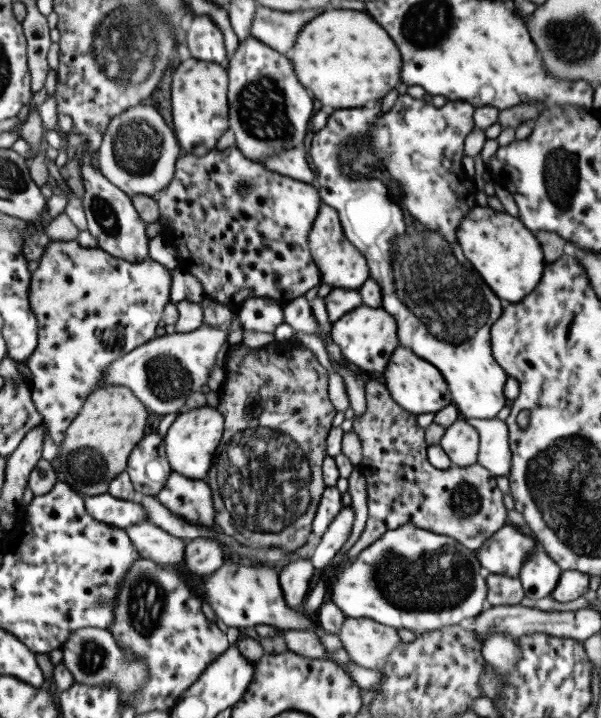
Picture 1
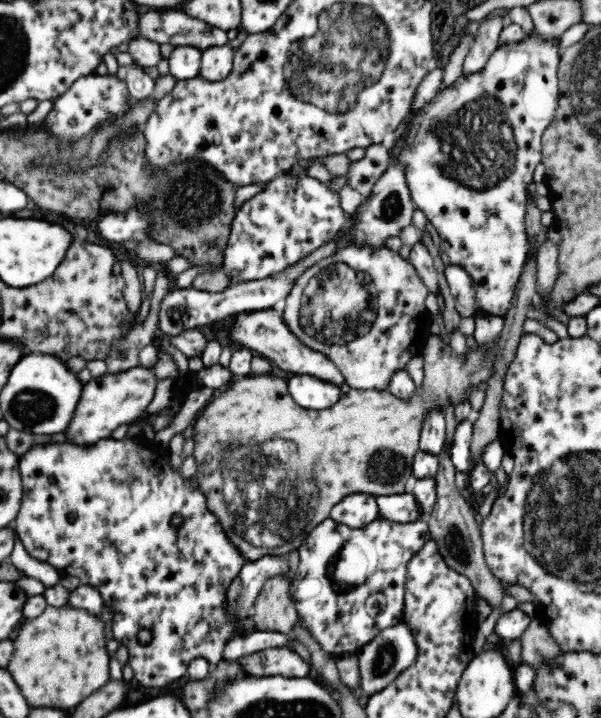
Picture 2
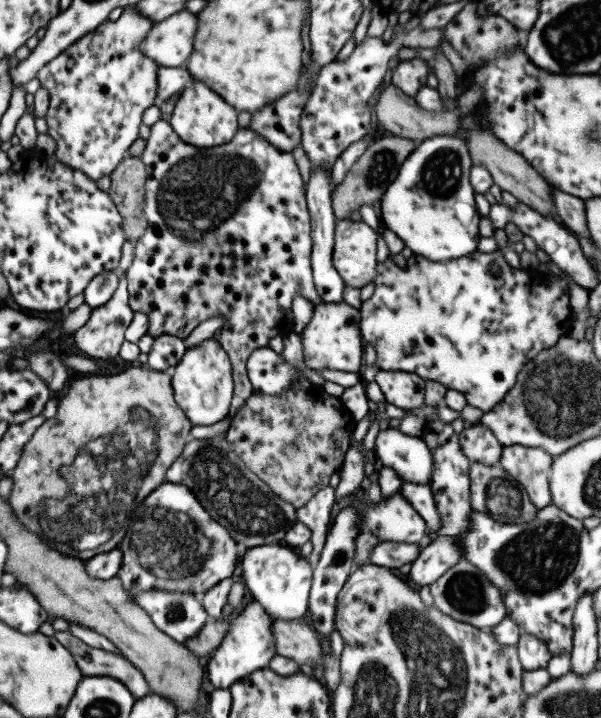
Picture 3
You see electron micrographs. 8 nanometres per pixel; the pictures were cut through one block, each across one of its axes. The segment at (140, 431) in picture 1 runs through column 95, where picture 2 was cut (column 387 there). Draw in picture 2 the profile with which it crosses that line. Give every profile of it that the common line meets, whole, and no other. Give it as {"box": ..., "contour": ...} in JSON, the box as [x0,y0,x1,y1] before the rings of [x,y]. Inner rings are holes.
{"box":[188,333,498,561],"contour":[[[432,333],[425,343],[424,350],[422,352],[424,366],[424,377],[422,382],[415,386],[413,393],[407,399],[400,399],[400,397],[392,394],[389,389],[356,389],[351,388],[348,392],[341,396],[341,399],[333,404],[330,408],[324,408],[324,410],[312,410],[302,408],[296,404],[294,397],[290,395],[288,390],[288,380],[282,380],[282,374],[277,376],[270,376],[266,374],[251,375],[239,377],[234,379],[228,386],[214,395],[214,397],[207,403],[207,405],[198,413],[195,420],[192,422],[188,431],[194,433],[195,448],[194,457],[196,457],[196,463],[198,463],[198,482],[202,488],[204,495],[207,499],[208,509],[212,510],[218,519],[222,522],[224,529],[230,539],[234,541],[237,548],[246,556],[248,561],[259,560],[268,554],[273,556],[286,556],[291,551],[296,551],[302,543],[304,538],[312,533],[312,530],[320,525],[324,520],[330,518],[332,507],[339,504],[342,499],[351,496],[352,494],[365,493],[374,496],[388,496],[392,494],[402,494],[407,492],[407,488],[410,488],[412,471],[411,466],[413,458],[419,451],[419,438],[422,428],[424,428],[424,418],[428,414],[432,414],[434,410],[439,410],[442,414],[446,414],[452,408],[456,408],[458,404],[462,402],[469,402],[470,390],[472,388],[478,388],[482,391],[490,382],[490,378],[494,376],[494,366],[496,366],[496,360],[498,360],[498,342],[493,345],[480,345],[477,342],[474,347],[467,347],[466,352],[460,355],[448,342],[441,341],[436,334]]]}

